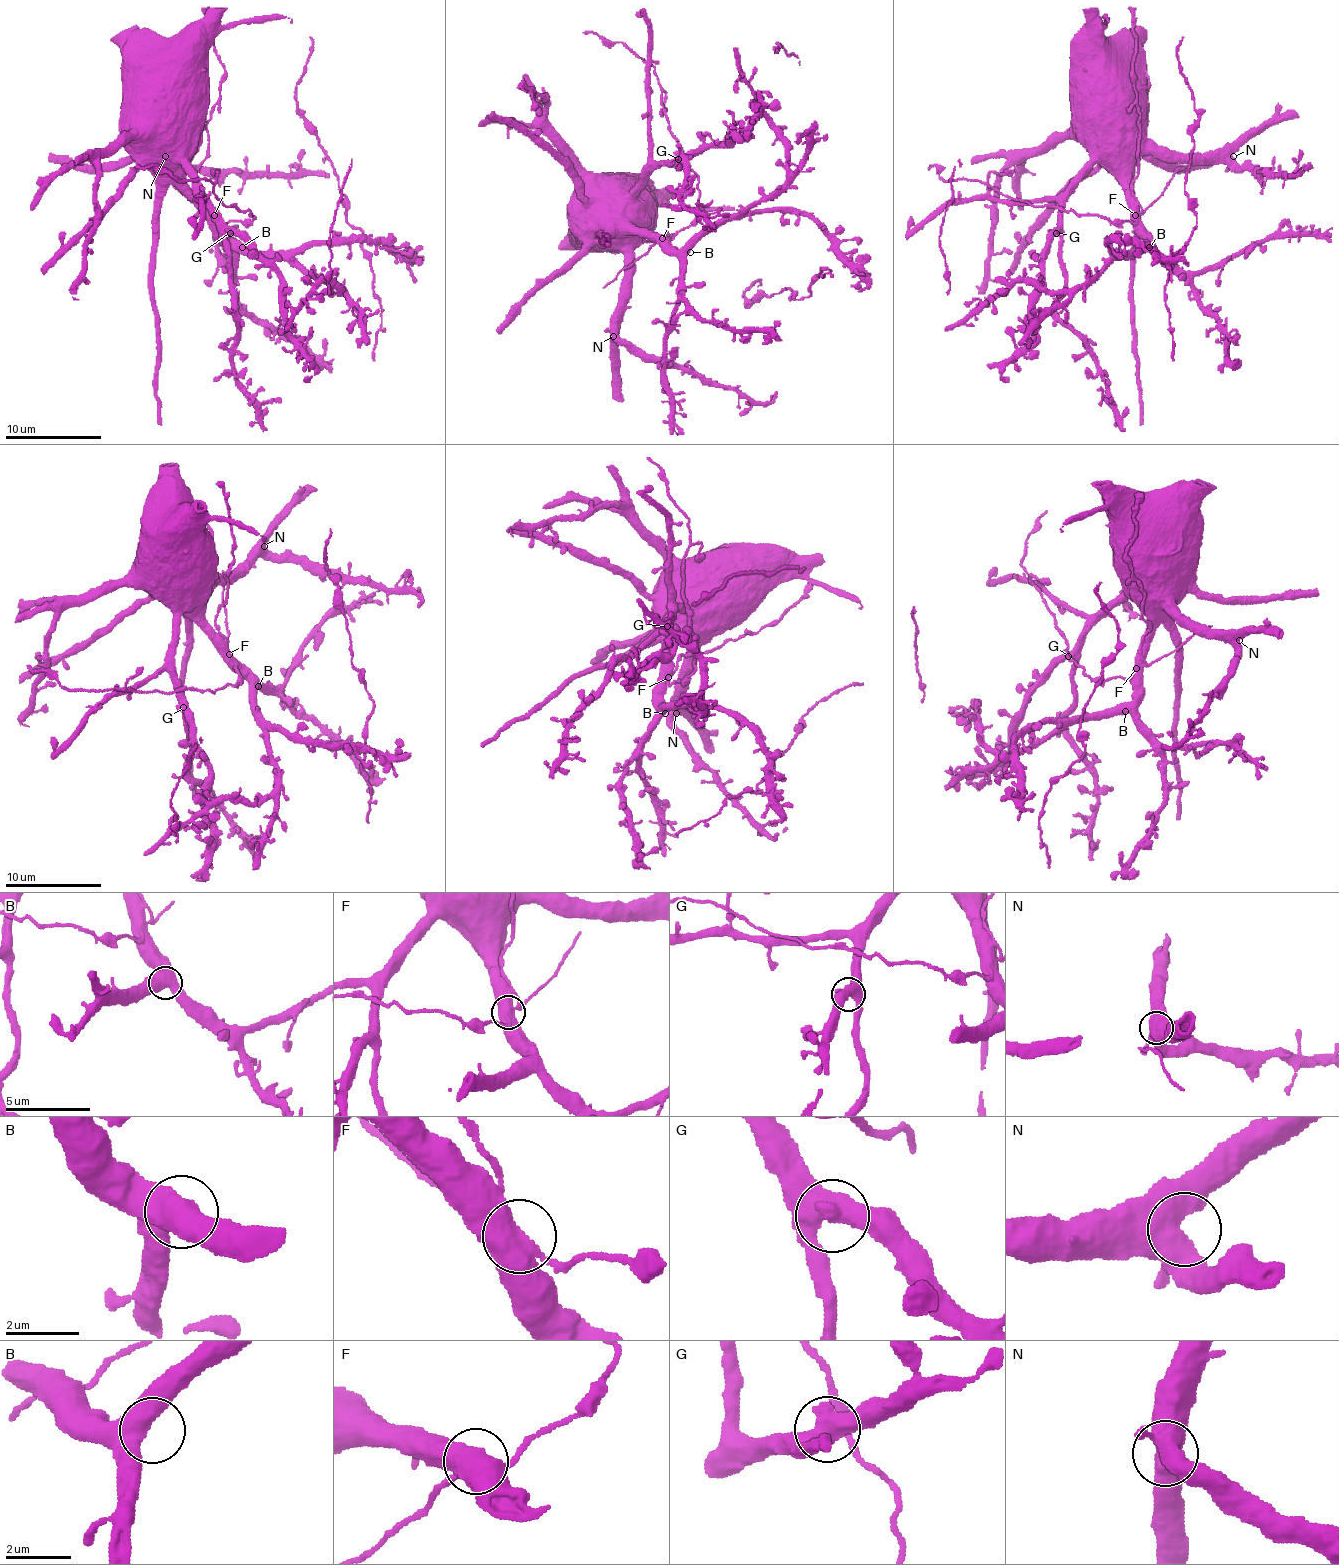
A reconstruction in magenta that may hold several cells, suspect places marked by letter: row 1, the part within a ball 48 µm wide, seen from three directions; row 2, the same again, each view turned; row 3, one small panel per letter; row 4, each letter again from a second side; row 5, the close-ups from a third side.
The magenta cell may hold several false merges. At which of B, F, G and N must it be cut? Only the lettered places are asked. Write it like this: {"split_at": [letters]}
{"split_at": ["F"]}

